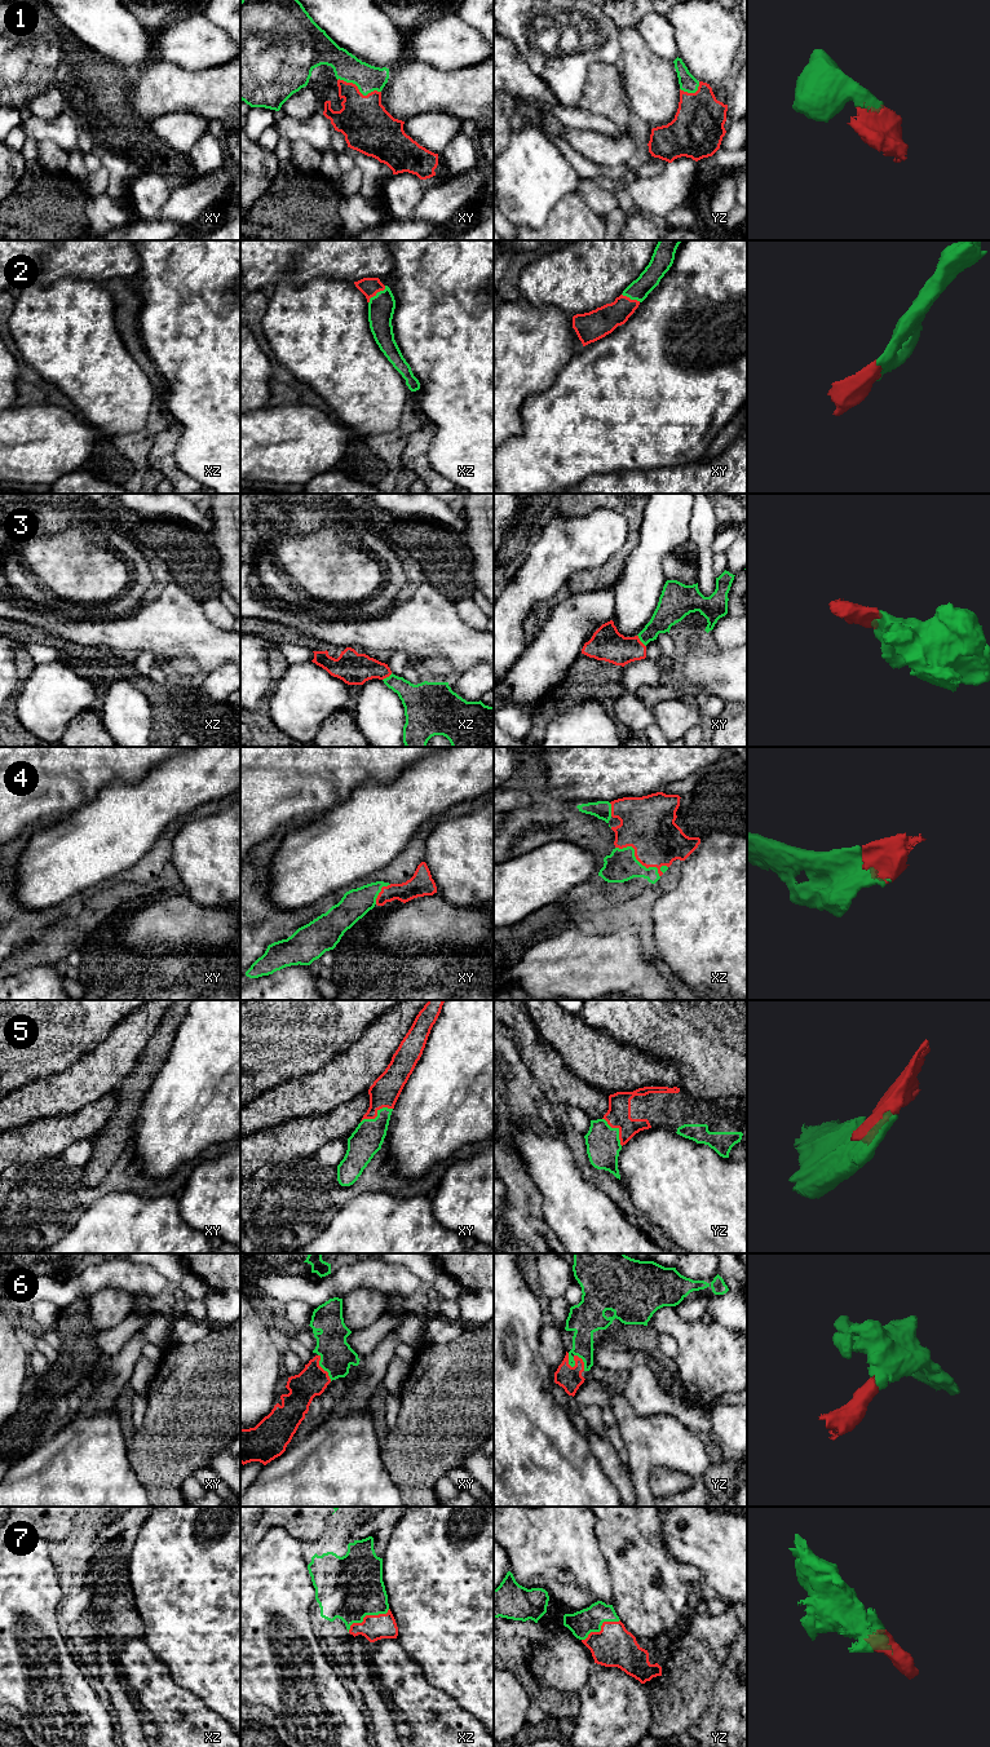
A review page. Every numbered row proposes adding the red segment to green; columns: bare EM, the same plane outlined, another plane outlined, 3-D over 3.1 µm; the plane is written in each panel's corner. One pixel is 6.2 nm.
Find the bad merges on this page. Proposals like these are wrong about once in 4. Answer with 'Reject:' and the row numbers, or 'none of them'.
Reject: none of them

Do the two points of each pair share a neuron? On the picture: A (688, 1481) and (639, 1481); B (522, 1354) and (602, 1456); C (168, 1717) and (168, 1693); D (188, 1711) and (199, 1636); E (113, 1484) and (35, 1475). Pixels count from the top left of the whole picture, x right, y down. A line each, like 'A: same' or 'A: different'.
A: different
B: different
C: same
D: different
E: same

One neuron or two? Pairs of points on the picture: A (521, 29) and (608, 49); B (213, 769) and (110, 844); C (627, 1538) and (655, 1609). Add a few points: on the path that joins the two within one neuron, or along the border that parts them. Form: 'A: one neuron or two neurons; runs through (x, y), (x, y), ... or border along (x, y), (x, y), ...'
A: one neuron; runs through (533, 53), (542, 62), (578, 62), (583, 57)
B: one neuron; runs through (188, 779), (168, 791), (136, 818)
C: one neuron; runs through (636, 1556), (650, 1591)

